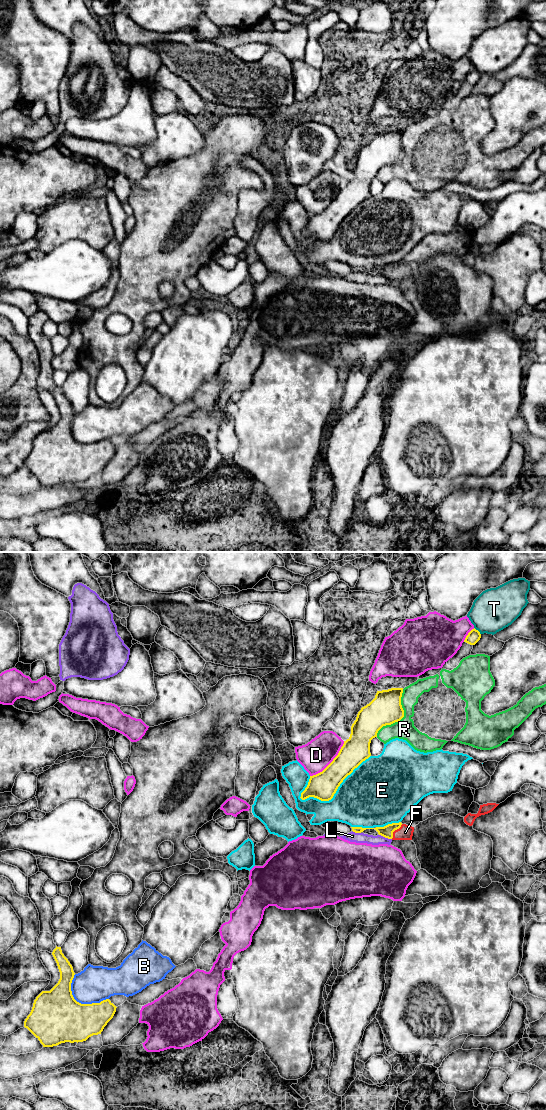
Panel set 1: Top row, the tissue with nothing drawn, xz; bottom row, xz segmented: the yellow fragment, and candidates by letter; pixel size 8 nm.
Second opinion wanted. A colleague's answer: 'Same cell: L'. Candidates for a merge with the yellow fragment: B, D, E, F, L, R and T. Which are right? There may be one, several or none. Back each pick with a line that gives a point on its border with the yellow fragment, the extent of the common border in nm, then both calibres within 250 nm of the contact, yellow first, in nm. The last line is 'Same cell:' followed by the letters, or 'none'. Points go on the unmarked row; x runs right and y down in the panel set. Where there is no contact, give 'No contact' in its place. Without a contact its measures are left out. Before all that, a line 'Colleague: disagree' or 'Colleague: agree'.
Colleague: disagree
F: Touches yellow at xz (394, 270). Shared border 150 nm. Thickness 100 nm (yellow) against 120 nm
Same cell: F

